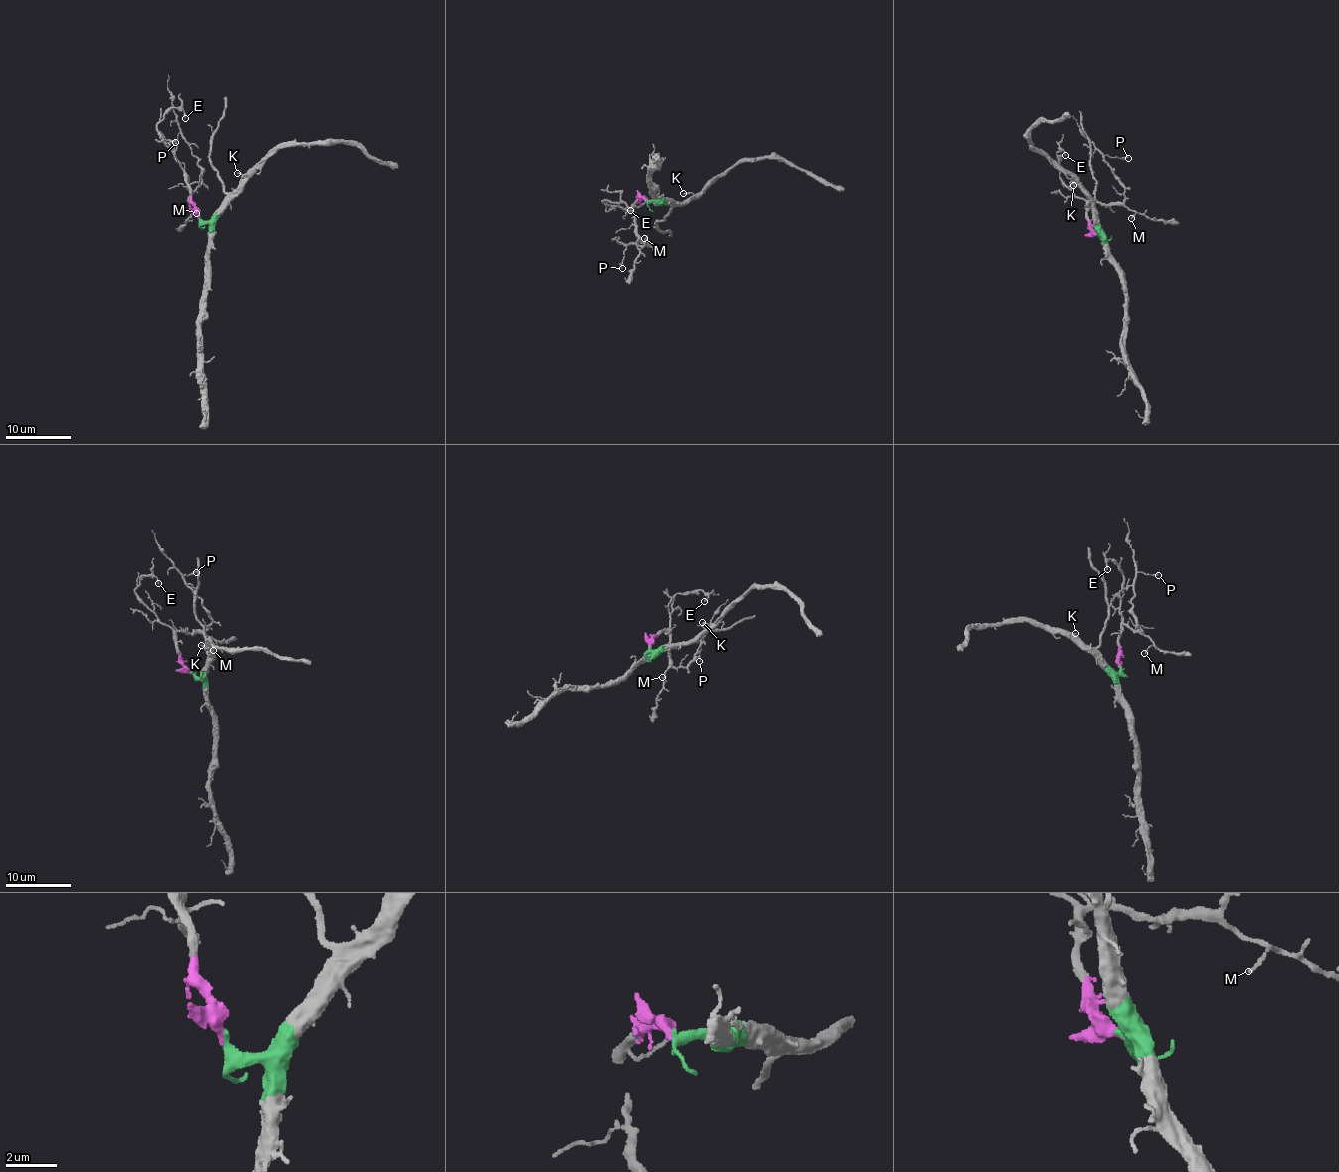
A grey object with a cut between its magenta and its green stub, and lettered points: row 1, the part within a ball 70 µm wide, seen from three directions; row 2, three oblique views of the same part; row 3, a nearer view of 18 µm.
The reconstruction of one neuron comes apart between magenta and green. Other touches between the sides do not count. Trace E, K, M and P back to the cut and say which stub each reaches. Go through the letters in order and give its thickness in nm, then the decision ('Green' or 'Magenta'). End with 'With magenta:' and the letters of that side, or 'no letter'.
E: Thickness 120 nm. Magenta
K: Thickness 130 nm. Green
M: Thickness 110 nm. Magenta
P: Thickness 110 nm. Magenta
With magenta: E, M, P

